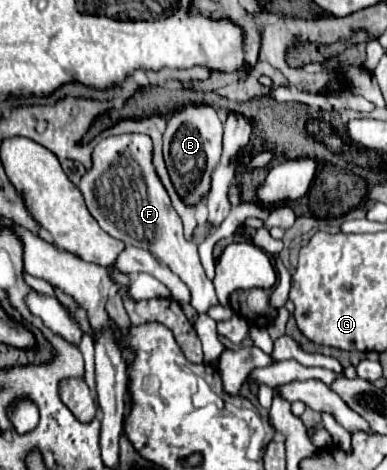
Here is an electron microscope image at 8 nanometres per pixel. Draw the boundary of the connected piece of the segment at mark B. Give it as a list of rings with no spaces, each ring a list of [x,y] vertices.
[[[187,105],[177,115],[167,117],[167,129],[163,133],[163,159],[173,181],[177,195],[187,205],[201,203],[211,187],[211,173],[221,155],[223,123],[211,105]]]

